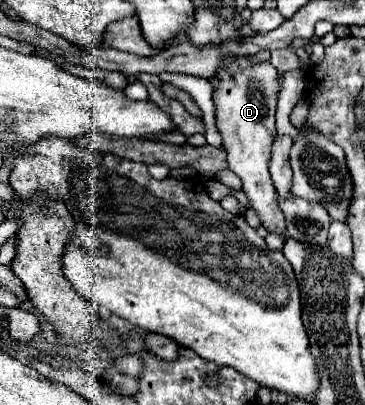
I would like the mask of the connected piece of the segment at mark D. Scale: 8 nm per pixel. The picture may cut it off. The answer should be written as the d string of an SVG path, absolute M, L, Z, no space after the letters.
M236 57L220 71L216 71L218 87L212 93L212 101L216 107L216 127L222 135L224 149L228 153L228 167L234 171L242 183L244 193L248 195L252 209L260 215L262 225L270 233L284 233L284 217L278 207L278 193L272 185L268 163L270 163L270 151L272 141L276 135L274 127L274 113L280 93L280 79L278 79L276 67L272 67L268 61L262 63L250 63L250 57Z

